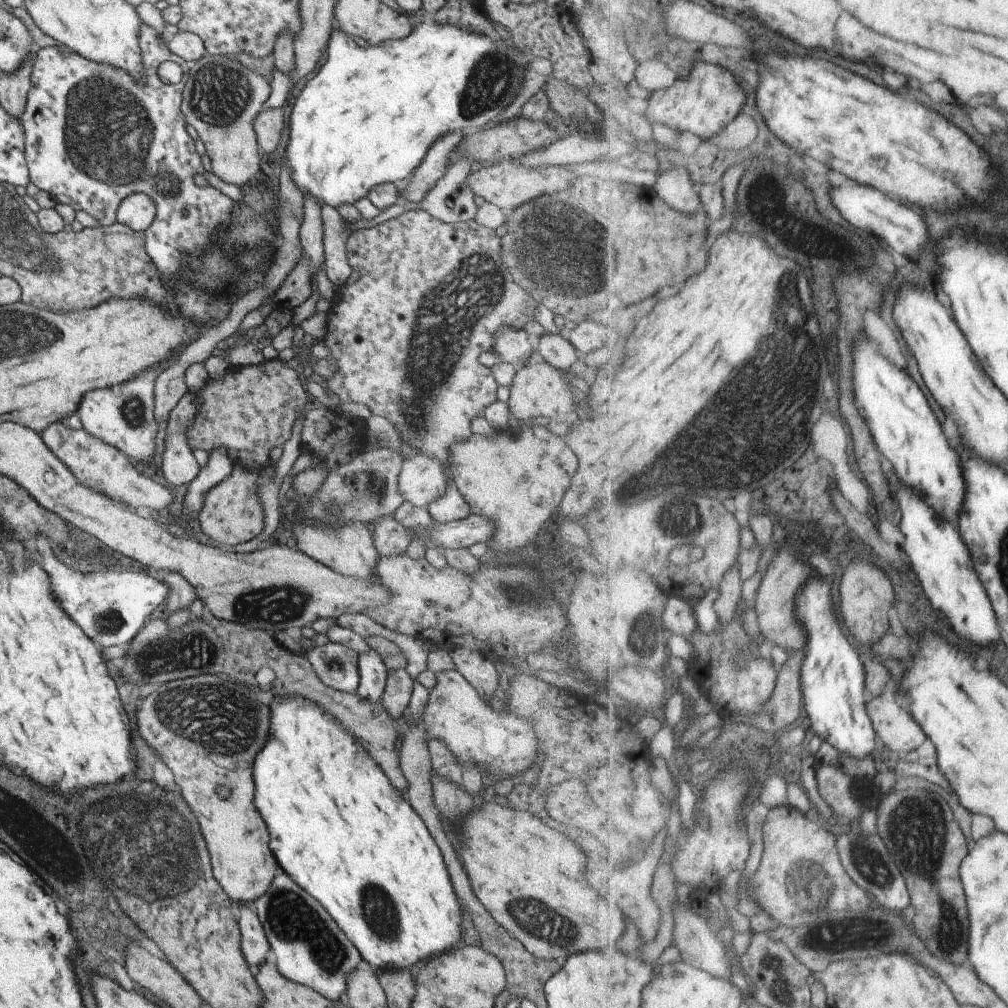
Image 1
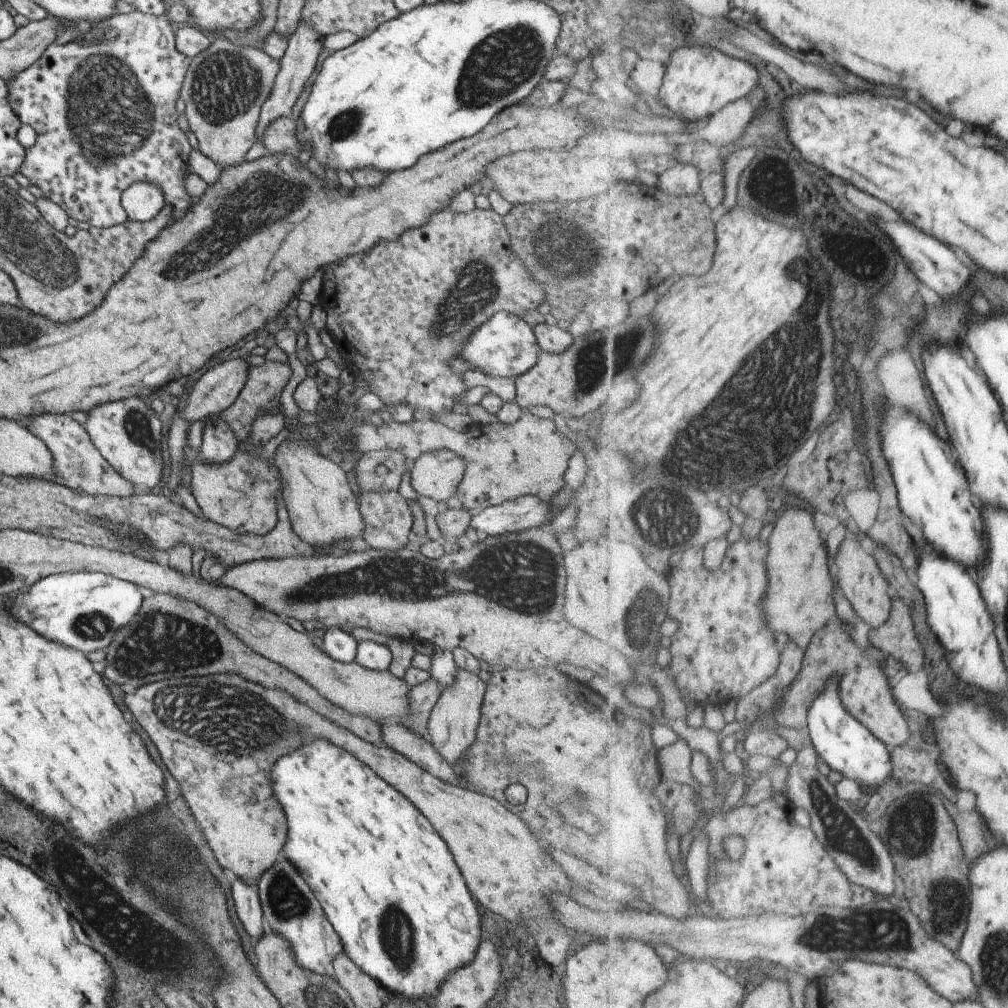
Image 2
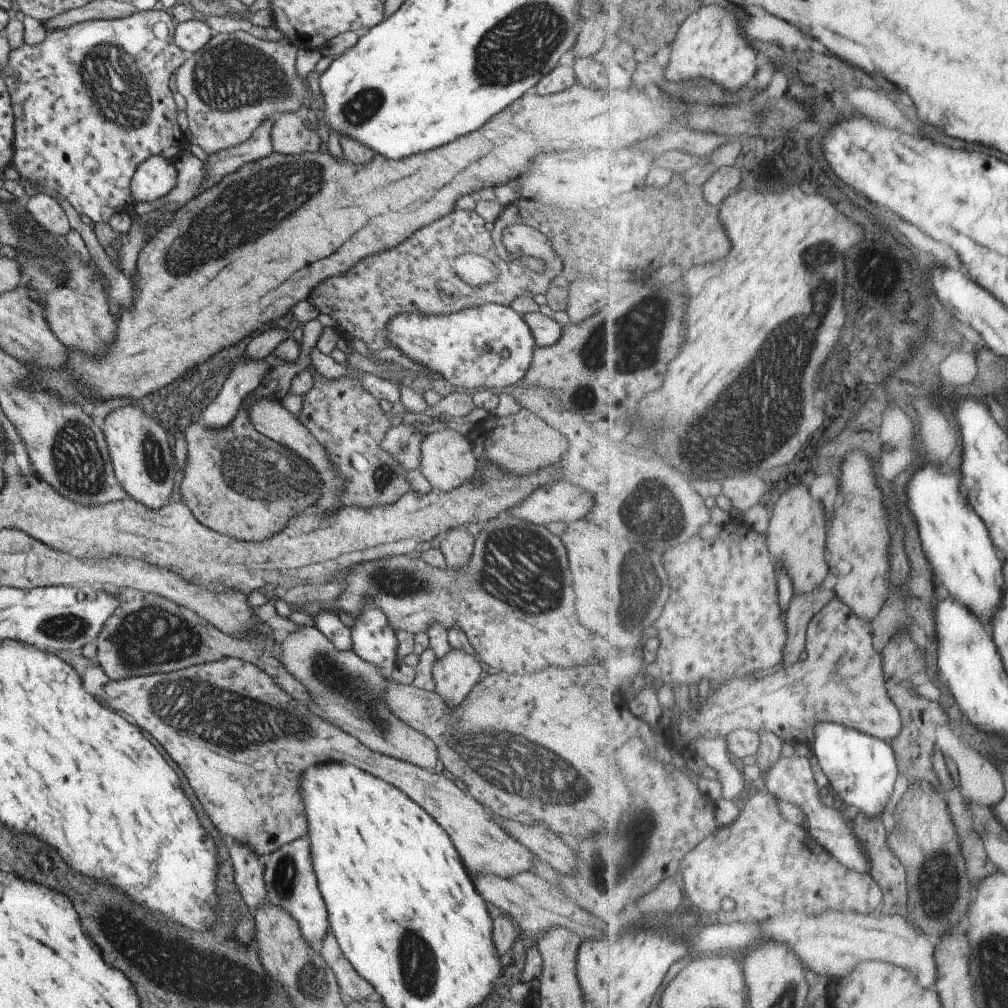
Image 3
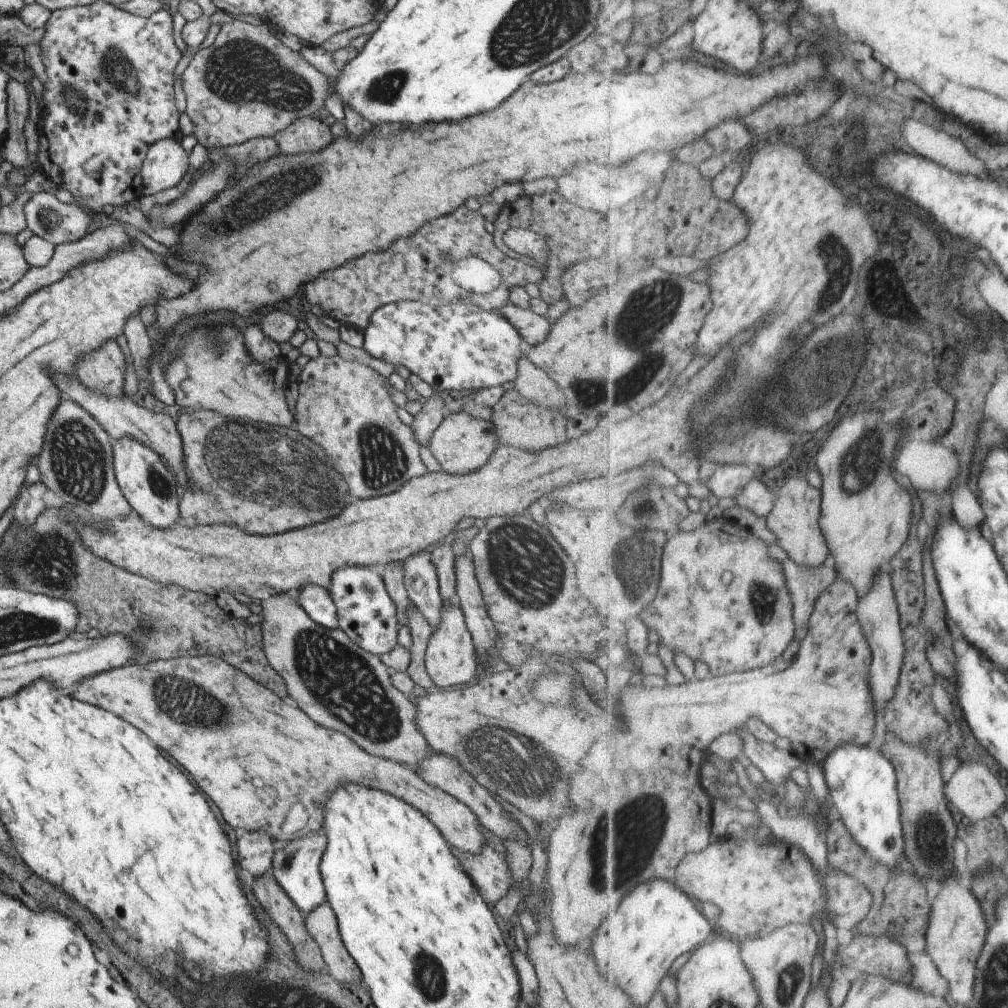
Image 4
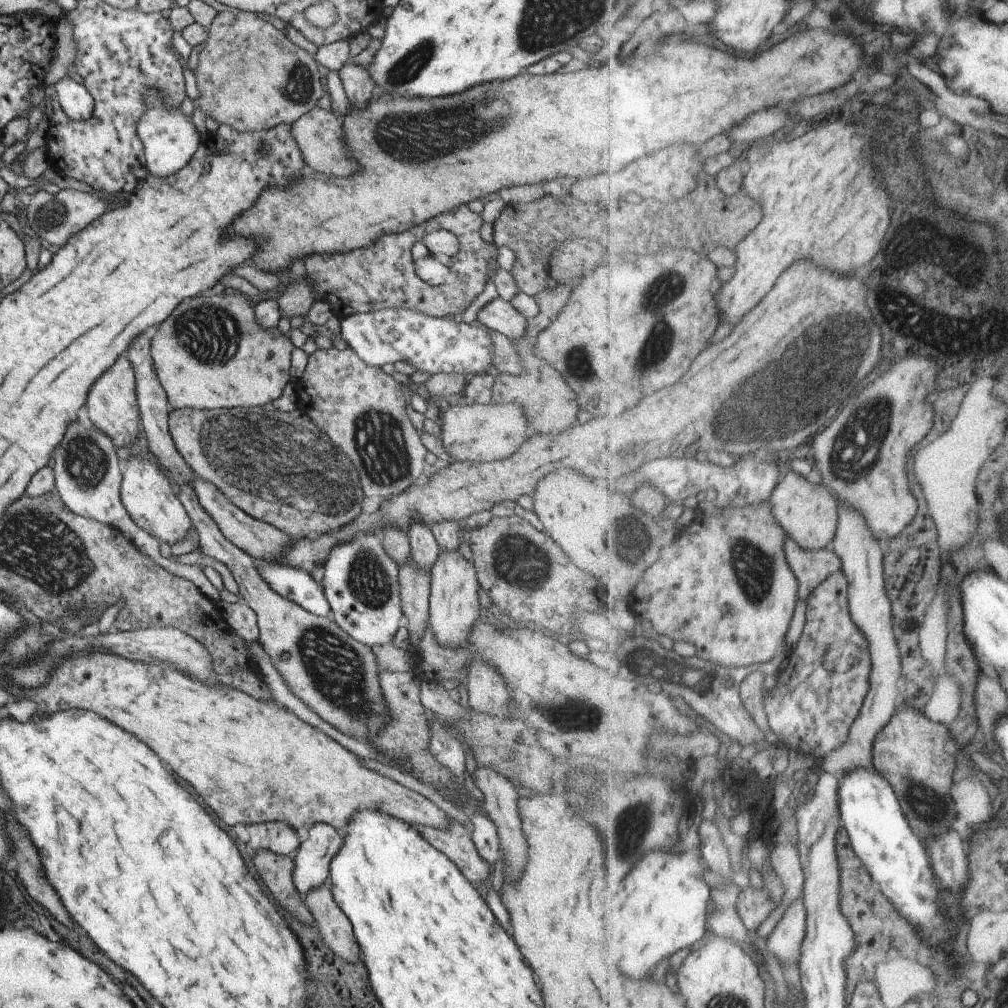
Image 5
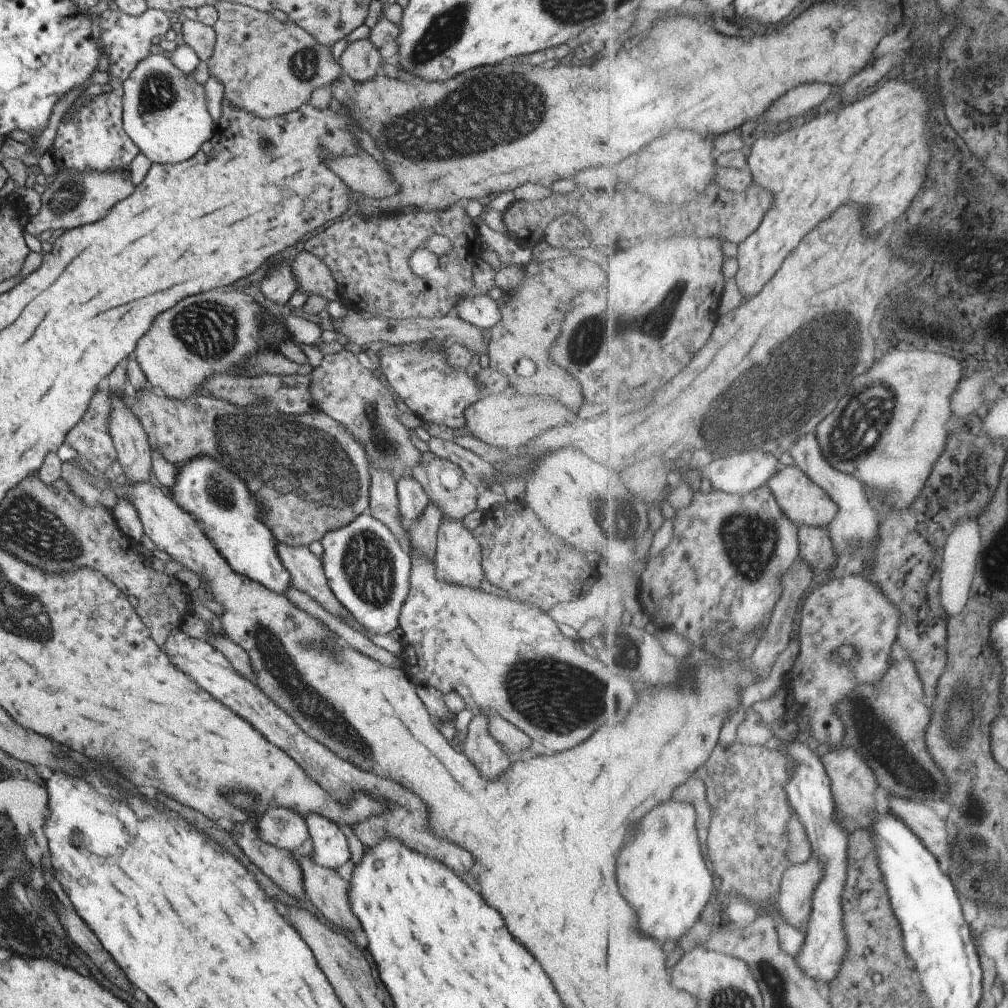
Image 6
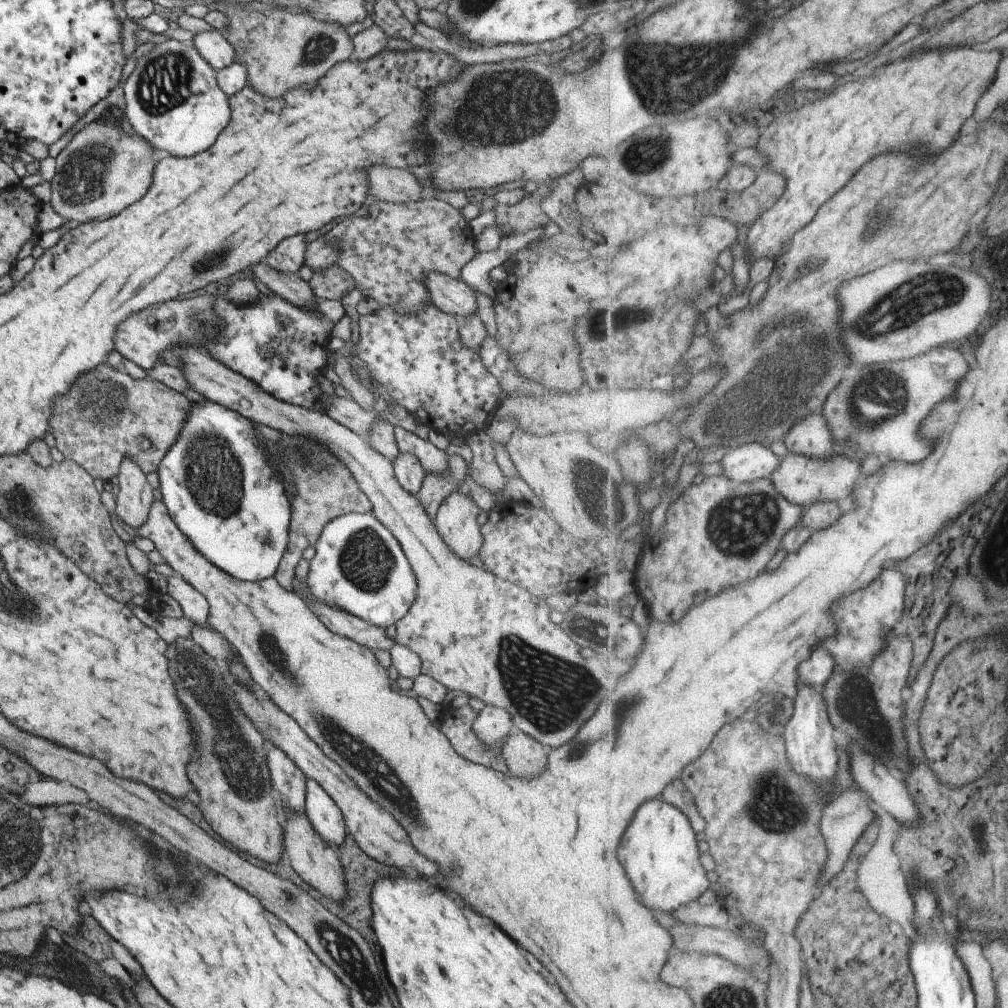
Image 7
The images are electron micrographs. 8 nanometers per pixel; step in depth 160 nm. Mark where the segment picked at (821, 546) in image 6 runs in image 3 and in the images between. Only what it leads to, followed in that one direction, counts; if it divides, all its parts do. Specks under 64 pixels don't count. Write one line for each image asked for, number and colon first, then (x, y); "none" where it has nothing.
3: (802, 608)
4: (806, 583)
5: (811, 566)

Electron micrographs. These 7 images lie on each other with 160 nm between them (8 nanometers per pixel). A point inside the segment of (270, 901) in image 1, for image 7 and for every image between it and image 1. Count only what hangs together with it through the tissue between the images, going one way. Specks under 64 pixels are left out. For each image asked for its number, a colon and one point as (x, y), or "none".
2: (289, 907)
3: (289, 878)
4: (295, 863)
5: (311, 859)
6: (329, 849)
7: (322, 812)

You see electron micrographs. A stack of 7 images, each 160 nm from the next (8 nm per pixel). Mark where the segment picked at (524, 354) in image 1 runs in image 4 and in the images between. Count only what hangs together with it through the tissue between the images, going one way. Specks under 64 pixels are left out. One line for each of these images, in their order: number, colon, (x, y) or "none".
2: (504, 345)
3: (488, 346)
4: (456, 347)

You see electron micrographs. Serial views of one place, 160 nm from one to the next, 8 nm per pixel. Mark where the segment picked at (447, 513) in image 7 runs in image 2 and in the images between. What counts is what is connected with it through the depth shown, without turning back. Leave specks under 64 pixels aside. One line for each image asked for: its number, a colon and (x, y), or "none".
2: (451, 725)
3: (453, 675)
4: (449, 659)
5: (452, 602)
6: (457, 555)

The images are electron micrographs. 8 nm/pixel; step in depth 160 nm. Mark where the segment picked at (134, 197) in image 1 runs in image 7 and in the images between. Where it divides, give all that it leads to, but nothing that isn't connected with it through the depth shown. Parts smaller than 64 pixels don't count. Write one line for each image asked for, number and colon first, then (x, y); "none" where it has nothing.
2: (141, 200)
3: (155, 176)
4: (165, 162)
5: (168, 138)
6: (164, 113)
7: (173, 101)

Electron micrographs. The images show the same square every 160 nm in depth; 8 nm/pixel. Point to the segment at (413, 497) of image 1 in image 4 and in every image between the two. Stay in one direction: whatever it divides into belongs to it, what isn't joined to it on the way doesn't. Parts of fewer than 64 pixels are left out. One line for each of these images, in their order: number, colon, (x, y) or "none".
2: (435, 474)
3: (447, 460)
4: (461, 443)

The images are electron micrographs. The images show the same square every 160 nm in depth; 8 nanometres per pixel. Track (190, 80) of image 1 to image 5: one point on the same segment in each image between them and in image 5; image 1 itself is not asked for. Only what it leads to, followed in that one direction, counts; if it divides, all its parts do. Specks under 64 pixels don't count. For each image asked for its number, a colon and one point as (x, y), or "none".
2: (224, 85)
3: (234, 82)
4: (246, 84)
5: (250, 76)

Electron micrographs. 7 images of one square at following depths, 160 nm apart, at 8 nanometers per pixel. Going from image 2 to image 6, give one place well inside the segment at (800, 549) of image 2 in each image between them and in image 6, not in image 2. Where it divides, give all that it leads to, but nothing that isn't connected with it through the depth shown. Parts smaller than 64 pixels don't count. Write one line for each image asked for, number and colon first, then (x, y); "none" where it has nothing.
3: (797, 532)
4: (795, 520)
5: (808, 512)
6: (807, 503)

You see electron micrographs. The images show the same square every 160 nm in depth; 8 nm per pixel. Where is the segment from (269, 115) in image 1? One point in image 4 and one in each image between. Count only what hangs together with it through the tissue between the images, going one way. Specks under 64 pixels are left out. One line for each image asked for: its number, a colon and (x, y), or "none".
2: (280, 136)
3: (289, 135)
4: (305, 134)

